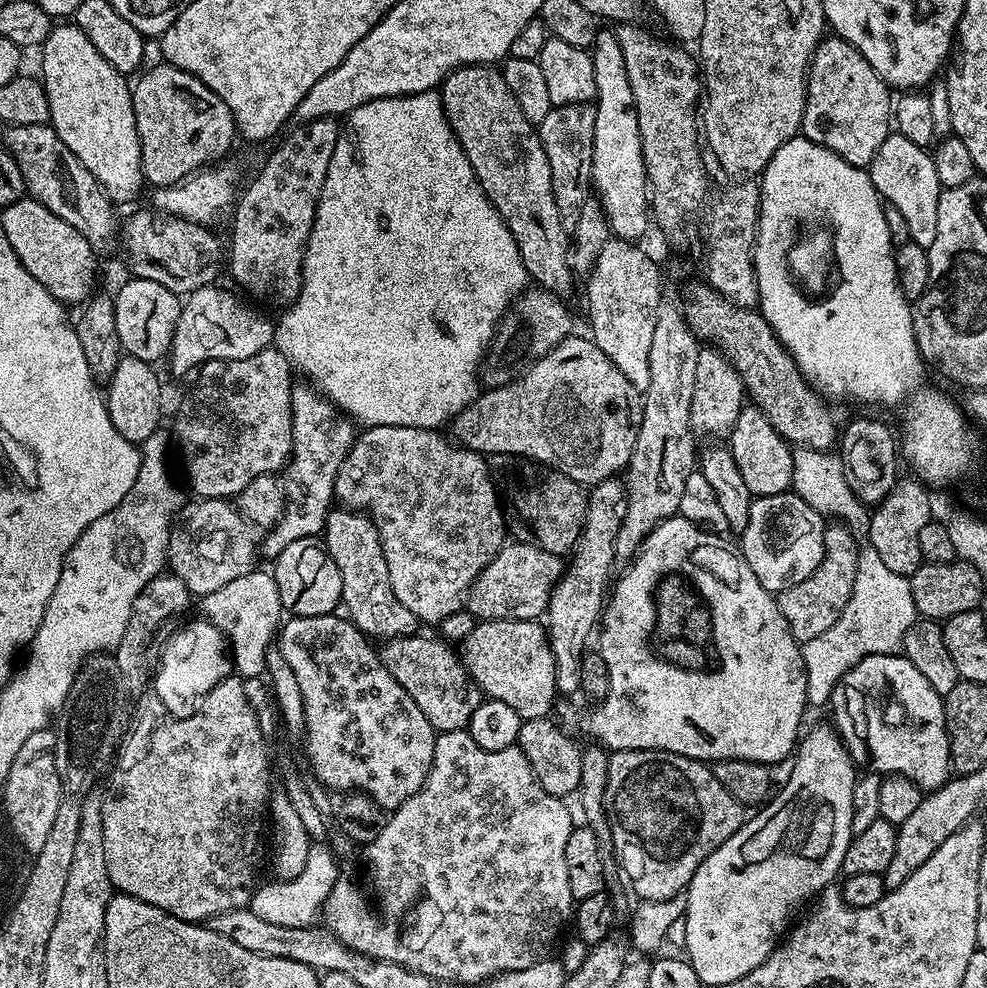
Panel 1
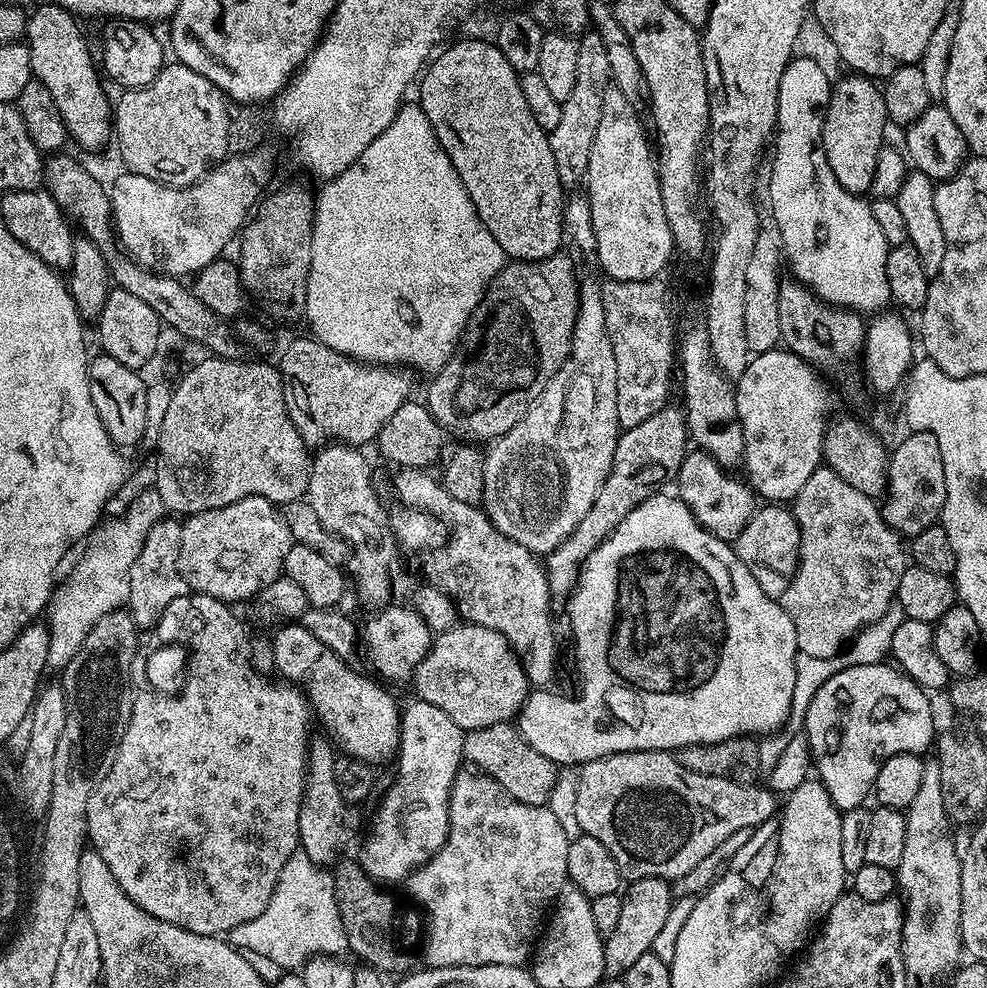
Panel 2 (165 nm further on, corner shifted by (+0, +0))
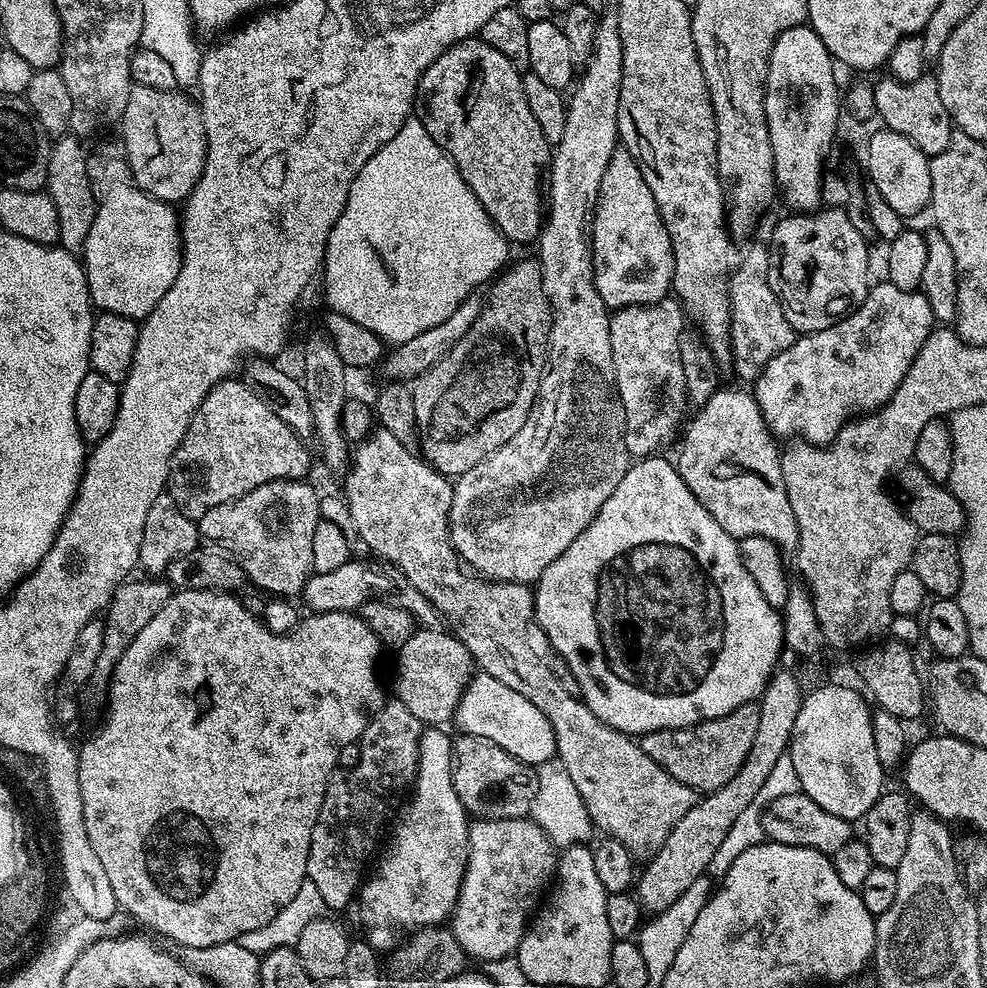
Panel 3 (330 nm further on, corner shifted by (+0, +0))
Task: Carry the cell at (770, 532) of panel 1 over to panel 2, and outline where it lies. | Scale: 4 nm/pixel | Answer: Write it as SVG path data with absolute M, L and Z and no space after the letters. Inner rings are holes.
M768 502L757 507L742 534L736 536L734 547L746 570L754 574L754 582L758 582L768 596L784 597L800 561L800 526L791 507L780 502Z

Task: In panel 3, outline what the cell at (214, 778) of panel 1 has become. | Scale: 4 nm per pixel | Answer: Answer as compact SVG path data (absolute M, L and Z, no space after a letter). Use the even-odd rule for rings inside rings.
M196 590L196 622L198 622L196 624L196 652L198 652L196 654L196 662L202 660L204 664L180 664L180 662L162 664L162 649L154 644L154 634L150 634L150 628L142 626L142 631L138 633L138 638L134 638L134 642L130 642L130 646L126 646L122 658L118 658L116 669L112 672L106 697L108 713L104 716L104 725L93 734L92 740L86 741L84 745L81 743L78 748L80 754L78 758L78 786L82 794L82 815L86 817L86 838L90 838L90 846L94 846L94 854L98 854L98 862L102 862L102 867L106 869L110 887L114 889L114 898L117 905L135 923L137 920L138 923L145 924L148 928L153 928L157 932L157 934L155 933L157 937L165 936L166 939L173 940L176 944L181 944L185 950L239 941L240 936L246 934L246 930L258 930L258 926L269 924L284 909L286 902L290 902L290 898L294 898L294 894L298 894L298 886L302 886L302 882L308 878L310 838L314 834L314 826L318 822L318 814L322 810L322 798L326 794L328 779L337 771L342 746L359 741L367 728L369 720L384 707L386 701L384 688L380 685L380 652L382 653L382 643L370 625L356 612L318 612L308 614L308 616L305 615L301 619L299 626L292 632L274 634L265 626L261 617L250 614L250 610L244 609L242 602L235 595L227 592Z

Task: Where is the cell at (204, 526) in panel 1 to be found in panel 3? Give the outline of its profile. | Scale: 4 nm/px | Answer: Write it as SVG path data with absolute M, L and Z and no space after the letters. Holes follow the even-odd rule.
M271 480L266 482L262 486L258 486L254 490L250 490L244 496L240 496L236 500L231 500L226 502L222 506L214 506L214 510L206 510L206 514L199 517L199 535L209 540L207 543L209 545L215 546L219 551L230 554L232 559L239 562L239 564L244 567L247 579L252 580L257 589L263 590L265 593L271 594L276 598L296 598L303 593L308 577L312 575L312 559L310 558L310 545L312 539L314 538L314 526L318 526L318 522L322 519L322 512L320 512L320 500L316 497L316 492L314 489L308 485L308 482L304 480Z

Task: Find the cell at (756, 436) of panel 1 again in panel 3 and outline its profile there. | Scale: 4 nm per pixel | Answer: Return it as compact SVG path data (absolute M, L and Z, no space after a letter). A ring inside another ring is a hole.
M881 282L881 284L873 283L869 287L862 306L855 308L849 316L842 318L834 326L826 326L826 330L797 335L796 340L789 348L782 350L782 354L770 358L770 362L766 362L762 374L754 382L754 395L762 412L762 418L768 424L768 429L777 438L792 436L788 438L799 438L805 444L819 444L821 446L830 443L844 429L844 425L857 414L875 411L881 405L888 403L888 400L894 394L894 390L898 390L898 386L902 386L902 378L906 378L906 370L910 370L910 366L914 362L918 350L922 350L926 338L933 331L934 321L932 311L930 310L930 302L926 302L923 292L919 290L915 292L898 290L898 286L887 282Z

